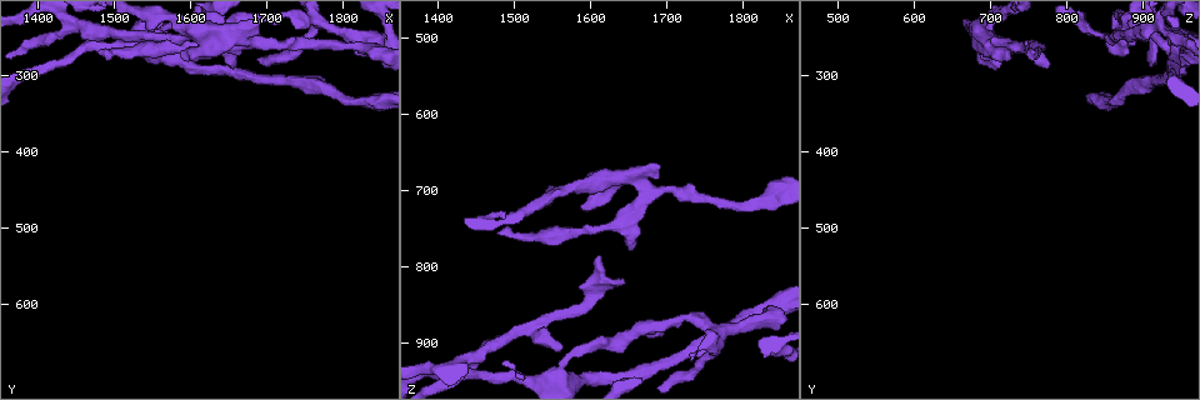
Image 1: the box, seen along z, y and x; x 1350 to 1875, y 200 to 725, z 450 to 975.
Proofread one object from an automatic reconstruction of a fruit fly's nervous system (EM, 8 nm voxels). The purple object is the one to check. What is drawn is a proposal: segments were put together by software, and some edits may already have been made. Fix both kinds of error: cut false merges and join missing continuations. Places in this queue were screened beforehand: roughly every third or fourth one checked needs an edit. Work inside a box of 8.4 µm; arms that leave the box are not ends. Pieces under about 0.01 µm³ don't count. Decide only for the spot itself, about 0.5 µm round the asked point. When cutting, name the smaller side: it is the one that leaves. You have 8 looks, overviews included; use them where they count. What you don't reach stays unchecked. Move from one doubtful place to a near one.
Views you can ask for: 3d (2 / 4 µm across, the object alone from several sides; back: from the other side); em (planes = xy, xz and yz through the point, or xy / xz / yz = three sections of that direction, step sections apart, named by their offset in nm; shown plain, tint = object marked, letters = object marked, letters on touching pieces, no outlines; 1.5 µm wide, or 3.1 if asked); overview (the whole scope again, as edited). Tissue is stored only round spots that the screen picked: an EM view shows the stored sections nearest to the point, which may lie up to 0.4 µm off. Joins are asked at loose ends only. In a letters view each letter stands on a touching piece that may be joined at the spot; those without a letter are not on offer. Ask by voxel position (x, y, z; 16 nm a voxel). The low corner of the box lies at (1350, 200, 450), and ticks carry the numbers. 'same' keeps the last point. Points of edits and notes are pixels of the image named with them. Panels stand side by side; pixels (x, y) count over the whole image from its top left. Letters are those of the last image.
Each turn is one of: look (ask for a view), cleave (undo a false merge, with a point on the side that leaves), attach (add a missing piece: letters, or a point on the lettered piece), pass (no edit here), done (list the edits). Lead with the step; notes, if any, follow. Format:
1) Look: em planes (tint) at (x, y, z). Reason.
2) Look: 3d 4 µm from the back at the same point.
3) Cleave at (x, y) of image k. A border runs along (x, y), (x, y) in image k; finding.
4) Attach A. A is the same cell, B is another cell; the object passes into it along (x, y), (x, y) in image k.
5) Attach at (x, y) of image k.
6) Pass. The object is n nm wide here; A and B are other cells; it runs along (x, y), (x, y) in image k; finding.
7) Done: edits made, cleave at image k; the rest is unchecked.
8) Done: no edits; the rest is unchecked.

Look: em planes (letters) at (1480, 265, 760). Branch stops here.

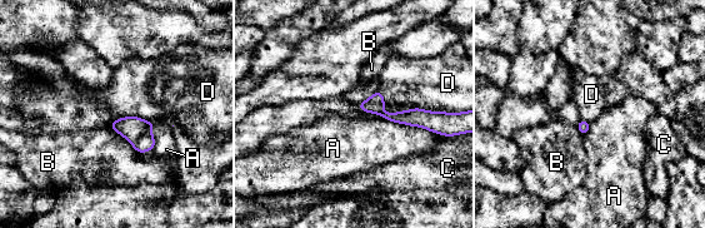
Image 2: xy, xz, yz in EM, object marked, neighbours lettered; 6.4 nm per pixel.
Pass. A, B, C and D are other cells; it runs along (363, 105), (429, 124) in image 2; none of them fits.

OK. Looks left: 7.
Look: 3d 4 µm at (1650, 280, 775). Free end.

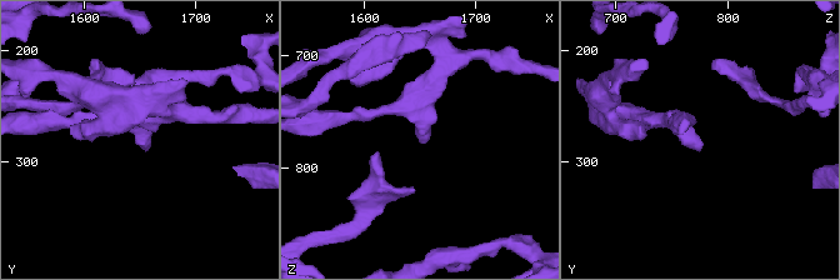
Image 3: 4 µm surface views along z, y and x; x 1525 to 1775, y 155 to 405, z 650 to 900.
Look: em planes (letters) at (1650, 282, 778).

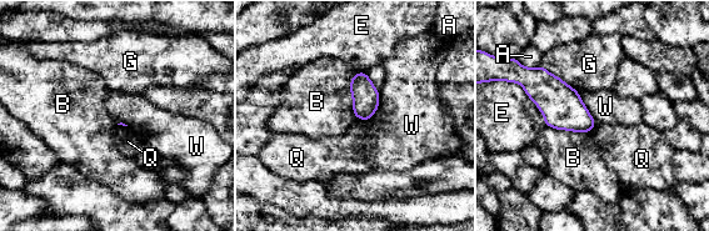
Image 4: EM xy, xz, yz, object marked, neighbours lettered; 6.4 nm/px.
Pass. A, B, E, G, Q and W are other cells; a border runs along (578, 93), (595, 122) in image 4; none of them fits.

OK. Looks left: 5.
Look: 3d 4 µm at (1570, 235, 925). Three arms meet.

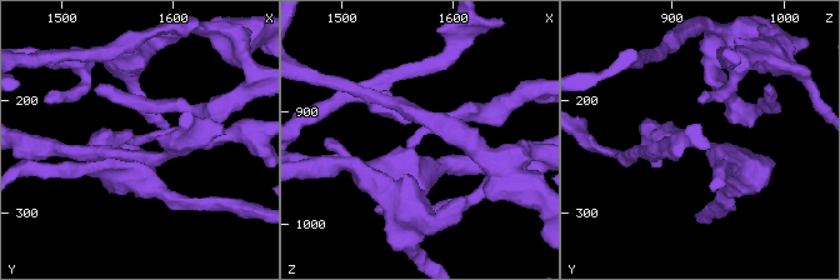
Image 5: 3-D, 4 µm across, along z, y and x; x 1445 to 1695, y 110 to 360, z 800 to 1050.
Look: em xz step 4 (letters) at (1566, 236, 922). 3 arms meet here; the arms are 220, 280, 500 nm wide; now the EM.

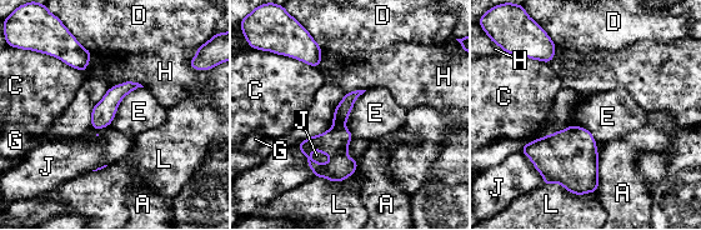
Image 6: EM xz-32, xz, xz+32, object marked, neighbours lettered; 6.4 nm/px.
Cleave at (335, 141) of image 6. A, C, D, E, G, H, J and L are other cells; a border runs along (333, 126), (344, 128) in image 6; two cells meet here.

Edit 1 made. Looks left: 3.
Done: edits made, cleave at image 6; the rest is unchecked.

